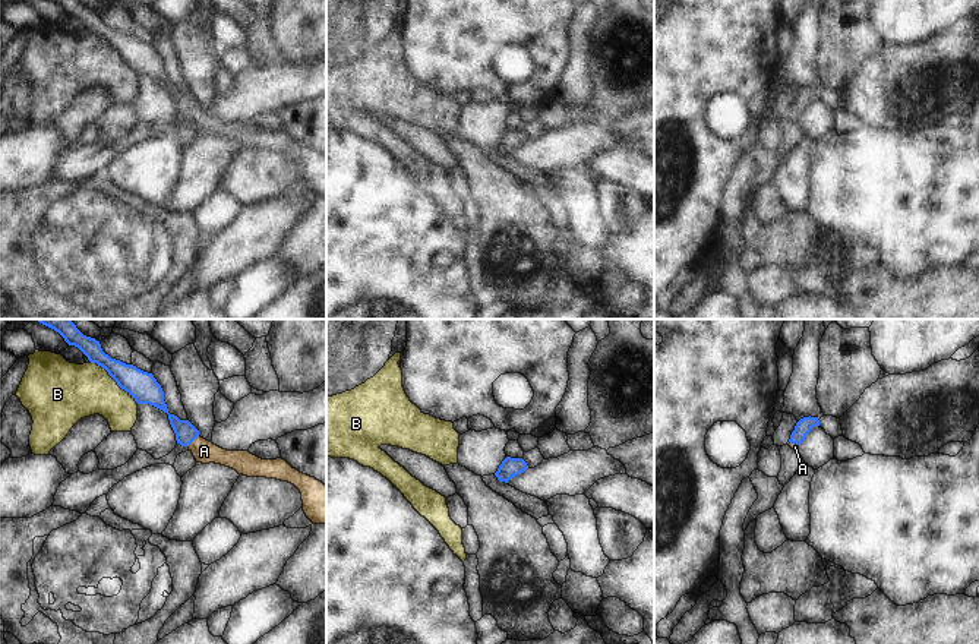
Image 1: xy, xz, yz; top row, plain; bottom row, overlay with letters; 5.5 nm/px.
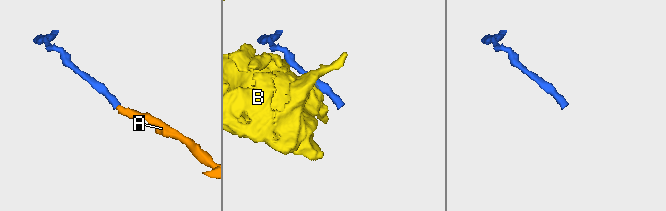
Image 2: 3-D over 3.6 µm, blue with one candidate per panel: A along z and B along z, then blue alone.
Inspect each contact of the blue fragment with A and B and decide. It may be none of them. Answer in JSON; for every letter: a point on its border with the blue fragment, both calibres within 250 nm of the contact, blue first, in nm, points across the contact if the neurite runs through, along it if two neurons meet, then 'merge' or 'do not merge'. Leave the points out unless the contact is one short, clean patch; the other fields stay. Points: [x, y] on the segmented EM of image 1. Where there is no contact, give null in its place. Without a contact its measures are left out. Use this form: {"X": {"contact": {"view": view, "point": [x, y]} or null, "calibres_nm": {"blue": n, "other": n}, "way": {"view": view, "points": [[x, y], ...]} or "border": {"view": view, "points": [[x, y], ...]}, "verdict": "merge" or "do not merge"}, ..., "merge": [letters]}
{"A": {"contact": {"view": "xy", "point": [192, 441]}, "calibres_nm": {"blue": 110, "other": 130}, "way": {"view": "xy", "points": [[185, 431], [192, 441], [204, 451]]}, "verdict": "merge"}, "B": {"contact": {"view": "xy", "point": [113, 378]}, "calibres_nm": {"blue": 160, "other": 320}, "border": {"view": "xy", "points": [[89, 360], [100, 365], [138, 403]]}, "verdict": "do not merge"}, "merge": ["A"]}

